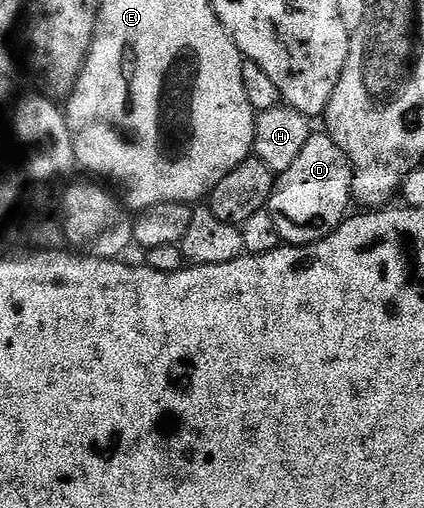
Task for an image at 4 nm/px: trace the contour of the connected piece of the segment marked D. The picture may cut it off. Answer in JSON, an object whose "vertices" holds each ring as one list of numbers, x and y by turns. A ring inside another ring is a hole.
{"vertices":[[328,133,310,134,307,145,295,157,291,169,280,172,273,184,267,210,279,229,282,240,289,245,308,245,327,238,344,223,351,211,352,171,343,149,335,145]]}

